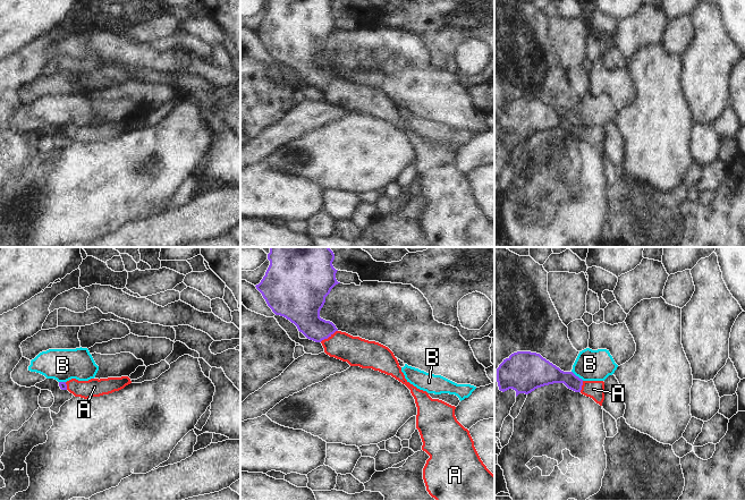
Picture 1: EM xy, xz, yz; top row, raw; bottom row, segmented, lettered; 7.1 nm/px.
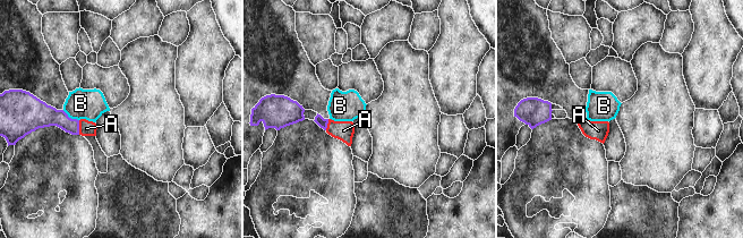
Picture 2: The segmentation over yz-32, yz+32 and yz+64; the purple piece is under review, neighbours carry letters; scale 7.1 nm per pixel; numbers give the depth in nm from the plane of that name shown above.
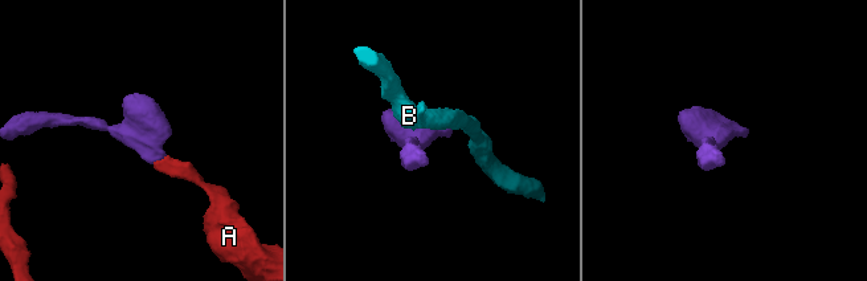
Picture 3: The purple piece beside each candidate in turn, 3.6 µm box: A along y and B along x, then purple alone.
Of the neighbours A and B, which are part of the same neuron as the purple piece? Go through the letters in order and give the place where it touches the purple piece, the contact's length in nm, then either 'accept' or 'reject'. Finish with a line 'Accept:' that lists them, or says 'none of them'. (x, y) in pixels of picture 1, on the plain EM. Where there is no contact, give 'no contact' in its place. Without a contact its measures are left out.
A: contact xz (328, 83); length 150 nm; accept
B: contact yz (577, 122); length 110 nm; reject
Accept: A

